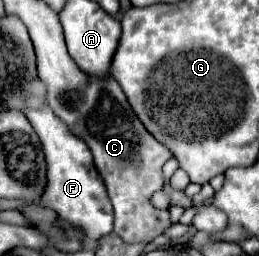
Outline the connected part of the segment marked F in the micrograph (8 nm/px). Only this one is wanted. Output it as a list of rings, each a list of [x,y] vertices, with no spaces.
[[[47,104],[41,110],[27,108],[23,112],[39,134],[47,160],[47,188],[41,196],[41,204],[53,208],[65,222],[73,228],[81,228],[87,236],[93,236],[93,240],[101,240],[113,230],[113,206],[109,204],[105,184],[93,166],[93,156],[87,144],[73,136]]]

